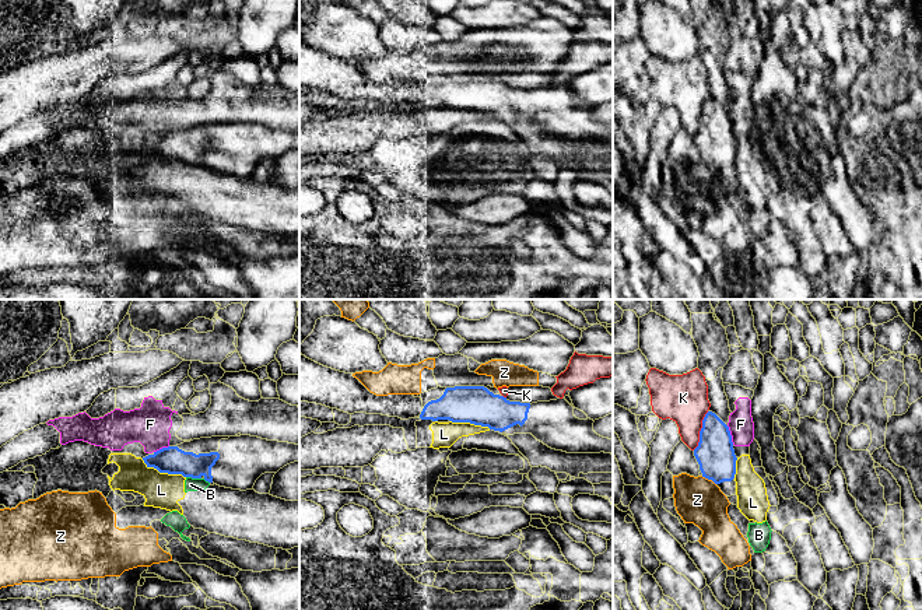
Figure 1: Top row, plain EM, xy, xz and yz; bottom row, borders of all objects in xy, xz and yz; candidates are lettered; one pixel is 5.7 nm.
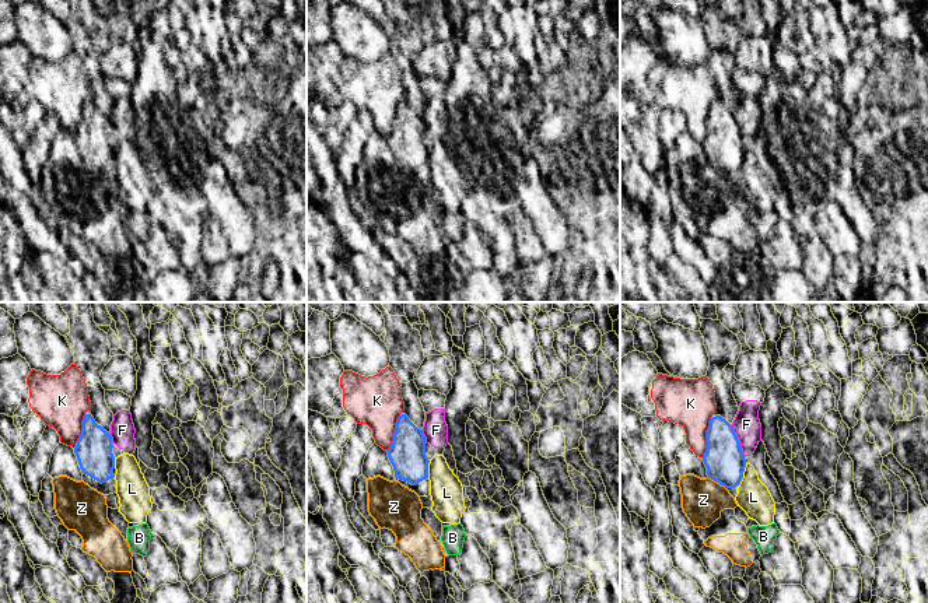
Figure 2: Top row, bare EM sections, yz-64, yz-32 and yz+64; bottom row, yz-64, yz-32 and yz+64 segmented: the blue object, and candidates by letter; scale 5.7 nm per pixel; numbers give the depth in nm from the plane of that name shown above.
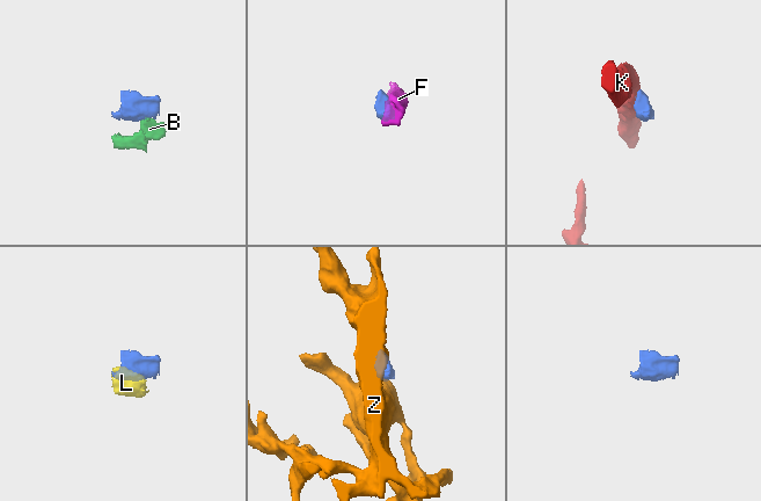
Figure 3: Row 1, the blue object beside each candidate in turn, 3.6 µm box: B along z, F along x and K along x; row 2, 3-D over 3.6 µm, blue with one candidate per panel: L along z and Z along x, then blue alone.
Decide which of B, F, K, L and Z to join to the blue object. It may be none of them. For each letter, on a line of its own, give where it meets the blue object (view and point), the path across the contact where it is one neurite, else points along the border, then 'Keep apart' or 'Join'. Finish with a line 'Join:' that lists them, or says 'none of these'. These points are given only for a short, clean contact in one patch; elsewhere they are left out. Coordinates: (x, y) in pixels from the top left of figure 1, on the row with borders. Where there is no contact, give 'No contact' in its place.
B: Touches blue at xy (193, 477). Boundary: xy (186, 476), (200, 479). Keep apart
F: Touches blue at yz (731, 435). Boundary: yz (726, 426), (733, 444). Keep apart
K: Touches blue at yz (700, 431). Keep apart
L: Touches blue at xy (164, 472). Keep apart
Z: Touches blue at yz (708, 479). Boundary: yz (701, 476), (715, 484). Keep apart
Join: none of these

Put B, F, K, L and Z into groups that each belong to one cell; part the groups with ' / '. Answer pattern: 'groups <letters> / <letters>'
groups B L / F / K / Z

